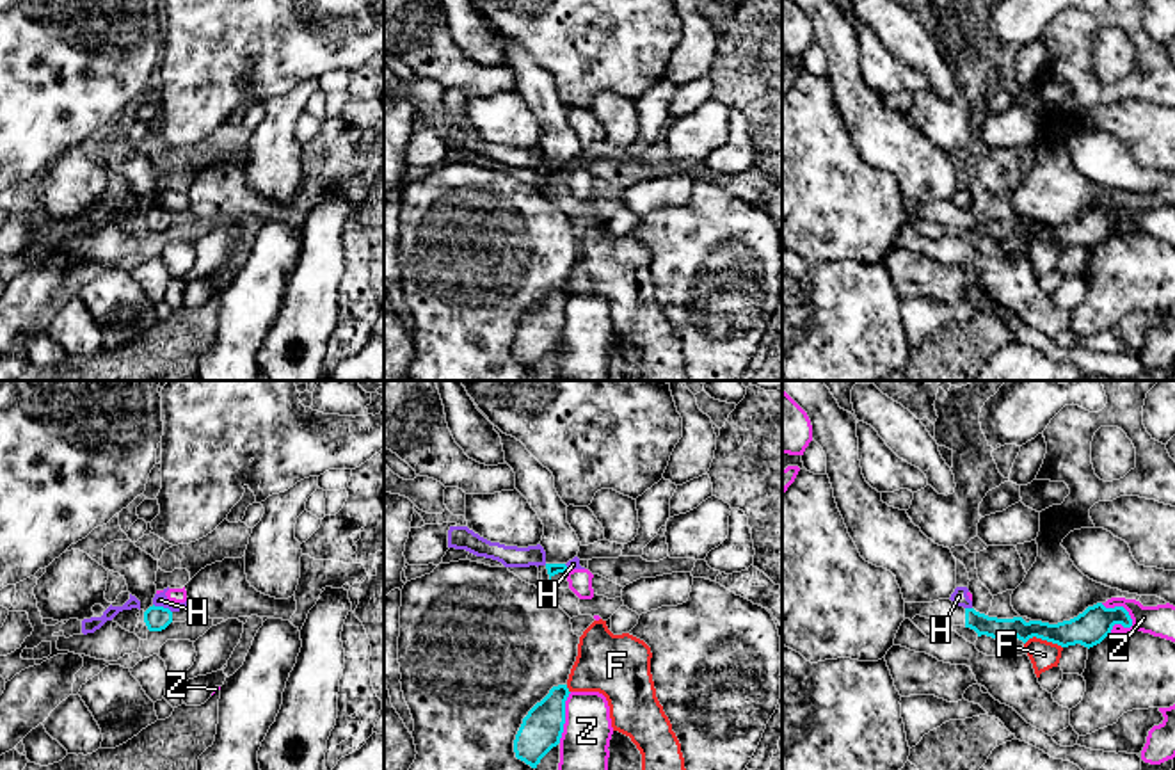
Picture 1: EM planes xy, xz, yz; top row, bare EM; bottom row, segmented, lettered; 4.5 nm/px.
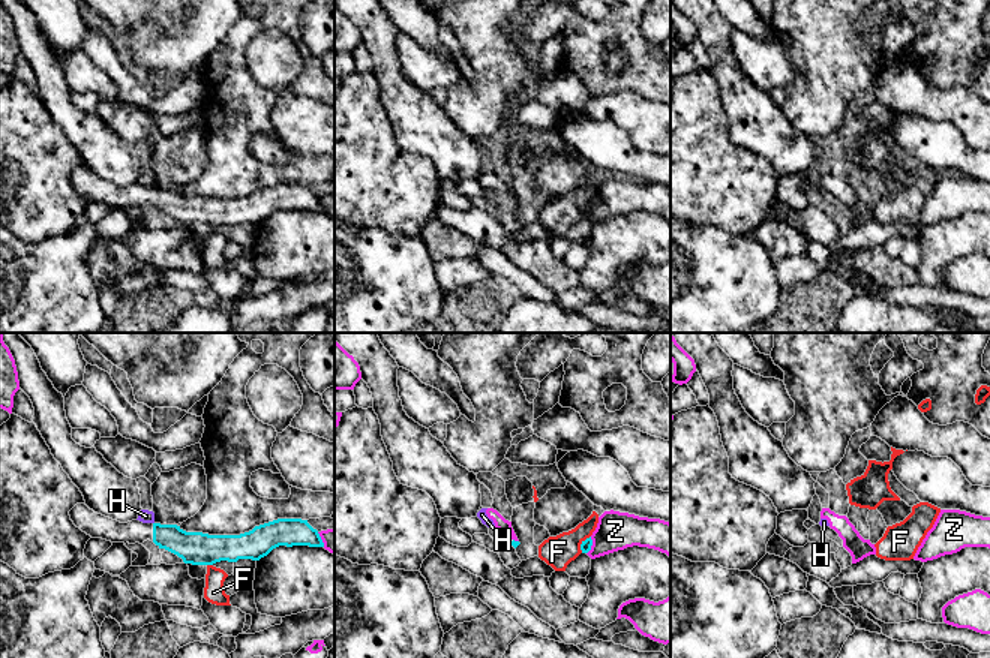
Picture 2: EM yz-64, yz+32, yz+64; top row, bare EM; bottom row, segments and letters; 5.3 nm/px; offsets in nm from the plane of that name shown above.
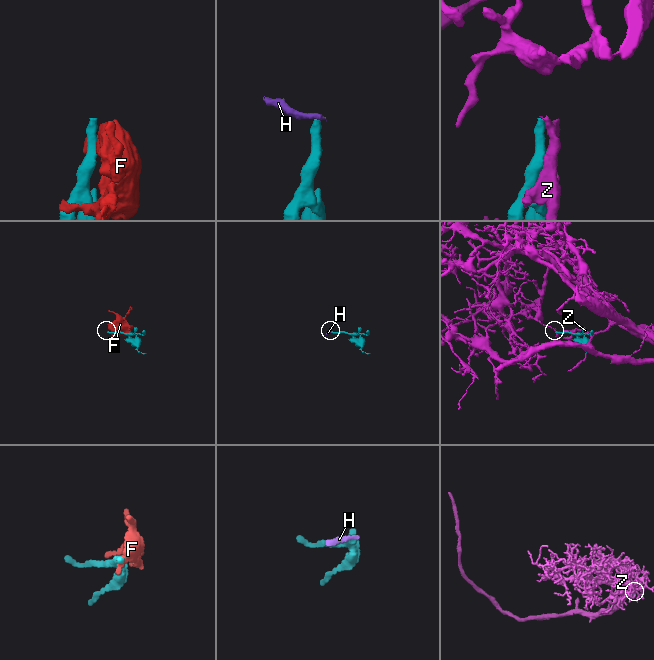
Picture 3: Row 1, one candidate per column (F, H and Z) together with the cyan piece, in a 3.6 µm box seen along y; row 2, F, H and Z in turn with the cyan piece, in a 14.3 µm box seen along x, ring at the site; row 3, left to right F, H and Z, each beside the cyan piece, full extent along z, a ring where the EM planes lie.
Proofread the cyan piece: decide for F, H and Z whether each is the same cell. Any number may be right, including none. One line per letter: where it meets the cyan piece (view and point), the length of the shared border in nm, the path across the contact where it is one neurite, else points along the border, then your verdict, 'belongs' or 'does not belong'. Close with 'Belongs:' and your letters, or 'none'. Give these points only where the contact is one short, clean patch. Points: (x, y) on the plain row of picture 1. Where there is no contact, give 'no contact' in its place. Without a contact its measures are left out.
F: meets cyan in yz at (1044, 240); contact 180 nm long; does not belong
H: meets cyan in xy at (162, 208); contact 100 nm long; border along xy (153, 205), (171, 214); does not belong
Z: meets cyan in yz at (1120, 208); contact 180 nm long; does not belong
Belongs: none

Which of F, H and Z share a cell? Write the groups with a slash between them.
F / H Z

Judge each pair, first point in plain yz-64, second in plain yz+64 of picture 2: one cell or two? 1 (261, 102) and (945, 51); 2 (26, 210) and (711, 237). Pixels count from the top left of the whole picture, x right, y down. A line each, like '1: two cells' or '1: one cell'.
1: one cell
2: two cells

